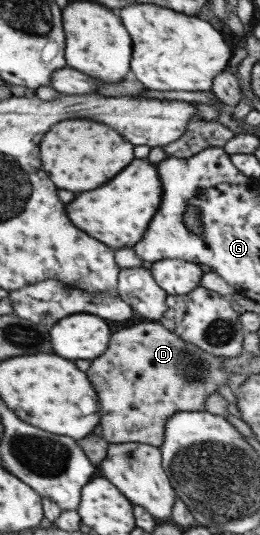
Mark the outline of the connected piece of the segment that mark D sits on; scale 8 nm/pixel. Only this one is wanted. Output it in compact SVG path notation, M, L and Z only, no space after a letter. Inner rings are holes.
M144 321L139 324L128 326L127 328L122 328L121 330L118 330L118 332L112 332L106 350L104 350L101 356L94 358L94 360L92 360L92 364L90 364L90 368L86 370L86 376L88 376L88 380L90 380L90 384L92 384L92 388L94 388L94 390L98 390L98 406L100 408L100 420L98 424L99 435L107 444L142 443L159 448L160 444L162 444L162 440L164 440L164 425L166 419L172 413L204 411L205 398L210 395L219 395L216 393L216 388L218 388L218 386L227 385L226 382L228 378L233 376L234 373L228 373L228 371L224 371L224 369L222 369L224 360L226 359L222 357L214 357L211 354L204 352L197 346L186 343L186 341L182 341L180 337L176 337L174 333L168 331L168 329L164 329L158 322Z

